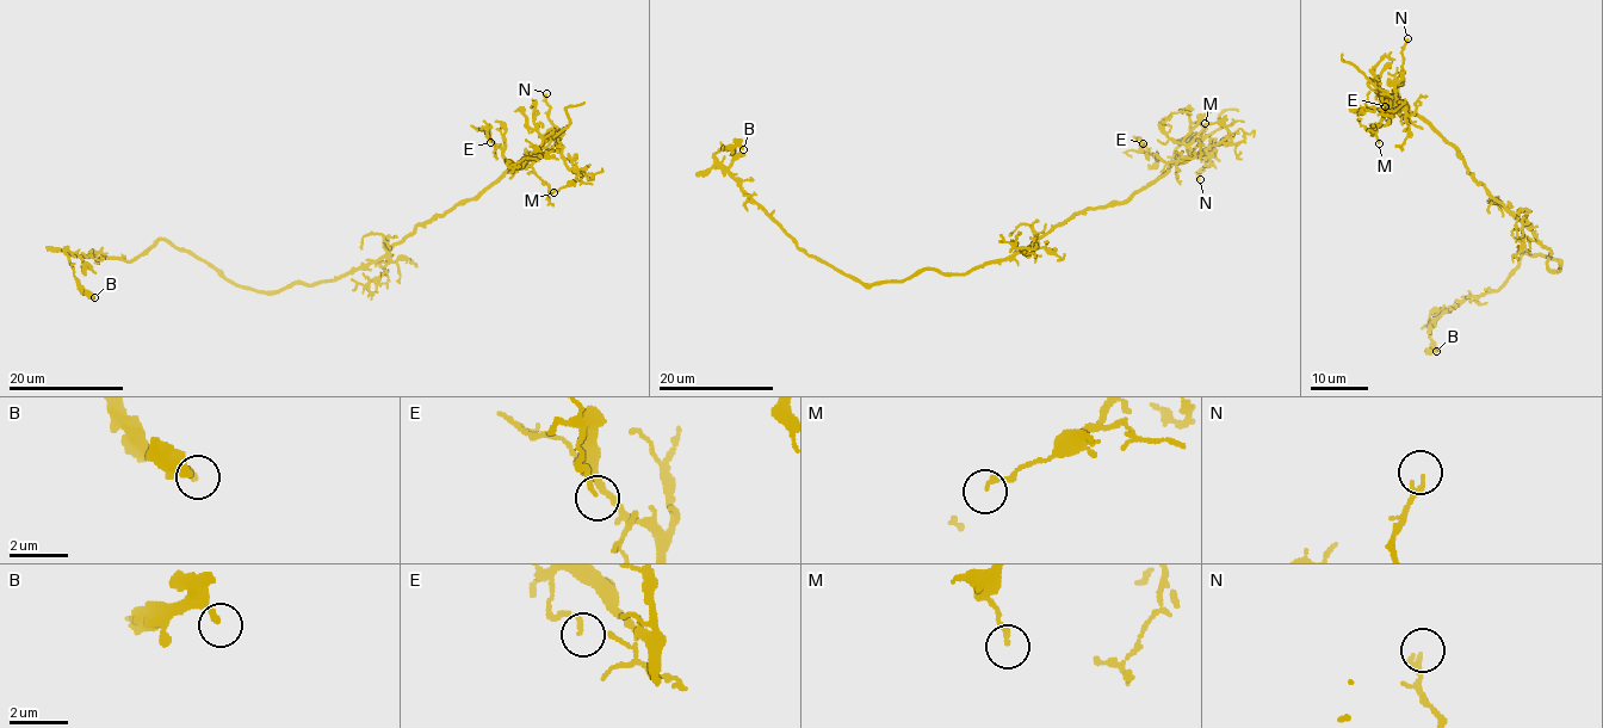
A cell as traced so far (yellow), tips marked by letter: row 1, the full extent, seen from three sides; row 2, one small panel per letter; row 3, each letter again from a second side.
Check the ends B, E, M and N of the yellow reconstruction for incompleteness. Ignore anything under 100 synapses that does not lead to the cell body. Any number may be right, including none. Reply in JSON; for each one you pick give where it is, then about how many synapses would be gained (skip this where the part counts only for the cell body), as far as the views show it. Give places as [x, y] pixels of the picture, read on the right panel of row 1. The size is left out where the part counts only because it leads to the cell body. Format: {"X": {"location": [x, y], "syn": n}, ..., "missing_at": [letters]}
{"missing_at": []}

